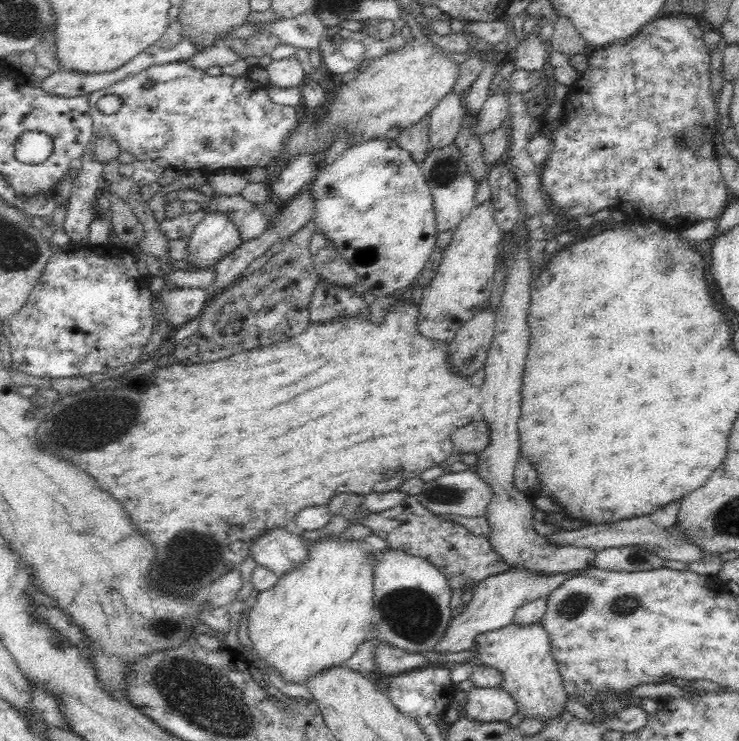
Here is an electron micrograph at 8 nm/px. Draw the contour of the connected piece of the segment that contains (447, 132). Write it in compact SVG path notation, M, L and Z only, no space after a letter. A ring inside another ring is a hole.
M448 93L428 114L428 150L454 143L455 136L468 114L462 96L463 93Z

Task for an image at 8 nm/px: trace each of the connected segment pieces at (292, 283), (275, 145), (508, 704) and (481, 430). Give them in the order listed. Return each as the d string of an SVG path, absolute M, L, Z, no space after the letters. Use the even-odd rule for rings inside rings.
M310 219L300 230L289 239L282 250L273 255L260 269L249 276L240 277L230 283L224 290L214 294L205 307L201 310L198 318L200 326L194 334L175 343L172 356L175 362L183 365L214 362L253 348L265 347L272 343L288 340L299 335L308 324L308 303L312 296L314 285L317 283L318 275L314 270L312 255L310 255L310 238L318 233L316 223Z
M172 61L148 66L148 68L141 70L138 72L138 74L132 74L132 76L128 75L122 78L122 80L114 82L112 86L106 86L91 92L89 94L88 104L90 104L89 112L93 120L91 142L94 142L99 136L112 137L114 138L114 141L120 145L120 150L126 150L132 153L138 160L154 161L156 158L162 158L162 160L166 160L166 162L169 164L168 166L186 168L188 171L194 170L196 168L207 168L210 171L215 171L216 169L235 169L237 171L243 171L250 166L268 167L271 165L272 158L274 158L274 156L276 156L276 154L282 150L282 142L284 142L284 138L286 138L286 136L292 132L292 128L296 128L298 118L295 107L284 106L272 102L268 96L268 93L266 92L264 85L248 78L247 74L240 76L230 76L221 72L219 75L210 76L205 70L196 69L194 65L190 65L190 63L186 63L186 61ZM149 79L154 80L155 85L150 89L146 89L143 87L143 85ZM107 94L114 94L114 96L119 96L121 102L120 108L110 115L102 113L98 107L96 107L98 100Z
M473 687L468 693L465 710L465 716L476 721L507 721L516 714L516 701L502 687Z
M484 420L468 422L452 432L452 443L457 454L479 454L490 441L488 423Z

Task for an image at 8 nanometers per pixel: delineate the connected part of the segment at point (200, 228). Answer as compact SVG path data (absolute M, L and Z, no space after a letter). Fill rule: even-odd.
M220 211L206 213L188 239L185 261L195 264L196 271L206 266L214 268L220 259L244 241L230 215Z

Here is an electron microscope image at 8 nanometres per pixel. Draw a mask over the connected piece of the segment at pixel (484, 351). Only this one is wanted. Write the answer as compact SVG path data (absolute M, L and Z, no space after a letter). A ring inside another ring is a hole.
M484 308L464 323L448 344L452 368L462 376L472 376L484 366L495 332L496 316L496 311Z

